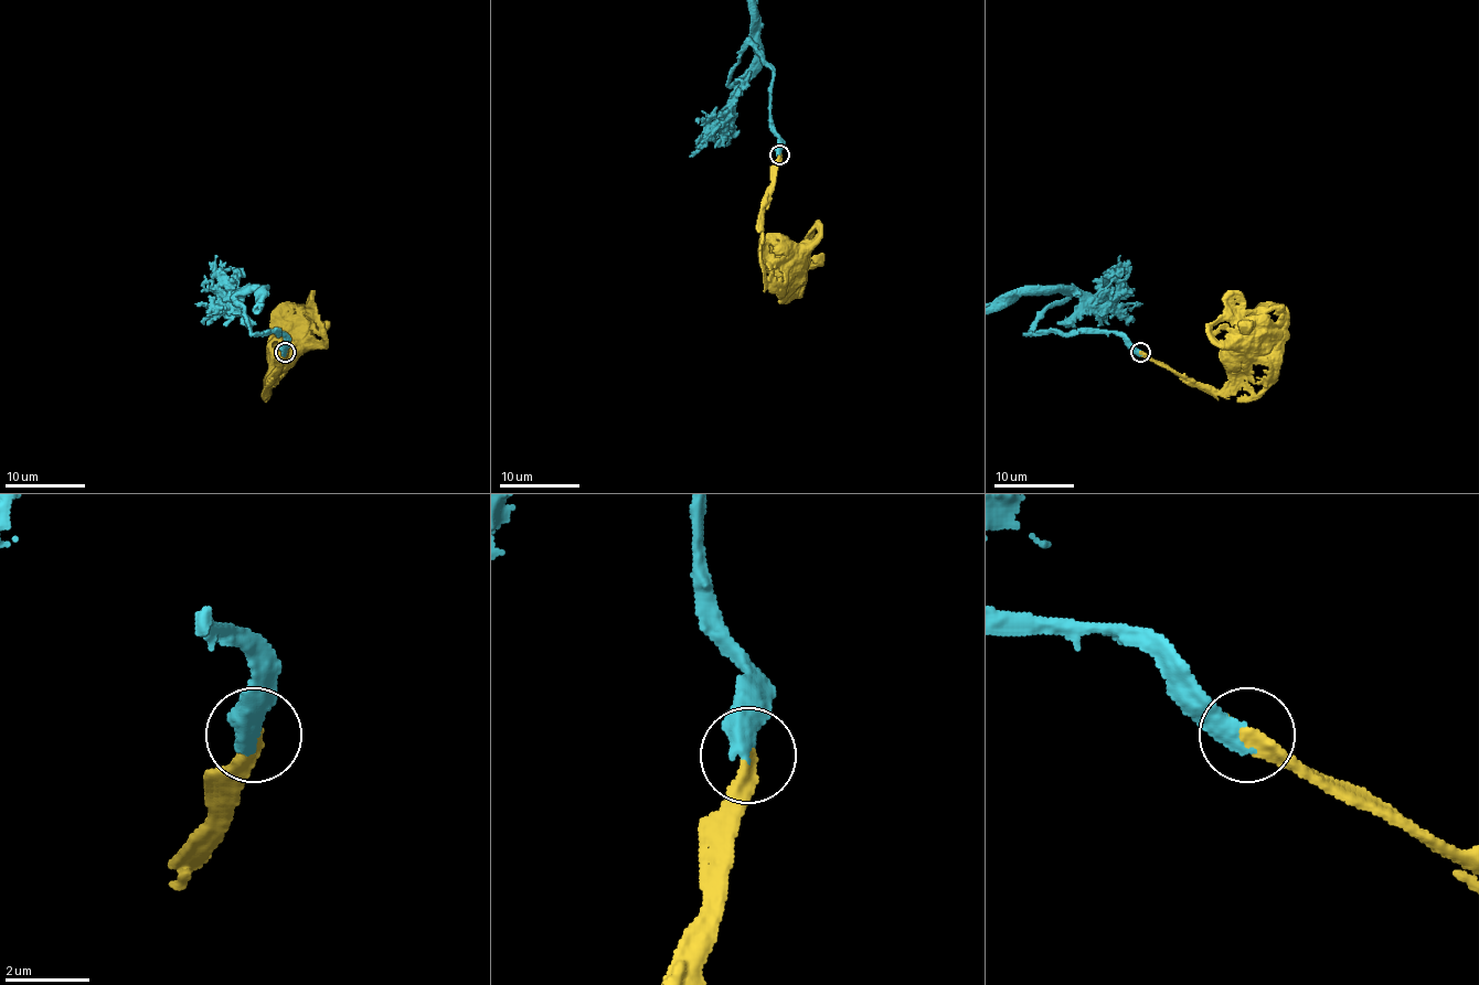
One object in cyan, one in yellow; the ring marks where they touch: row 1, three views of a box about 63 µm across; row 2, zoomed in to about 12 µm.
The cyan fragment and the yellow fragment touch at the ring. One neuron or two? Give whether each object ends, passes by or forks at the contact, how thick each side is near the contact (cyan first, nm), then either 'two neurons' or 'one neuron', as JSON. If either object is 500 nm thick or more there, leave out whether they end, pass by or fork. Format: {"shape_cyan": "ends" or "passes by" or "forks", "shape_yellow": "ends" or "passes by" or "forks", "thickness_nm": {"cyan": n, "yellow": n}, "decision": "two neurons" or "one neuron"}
{"shape_cyan": "ends", "shape_yellow": "ends", "thickness_nm": {"cyan": 440, "yellow": 360}, "decision": "one neuron"}

